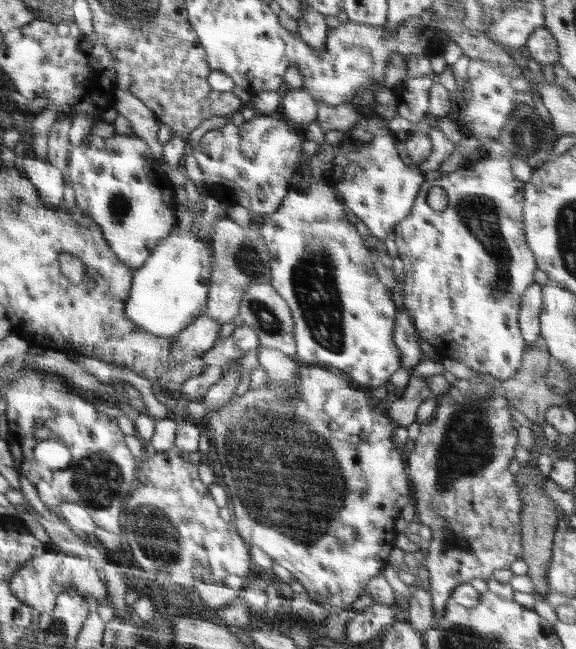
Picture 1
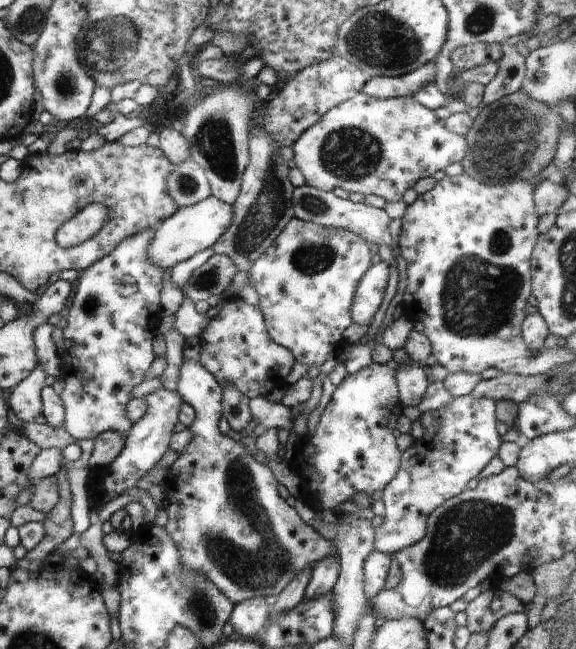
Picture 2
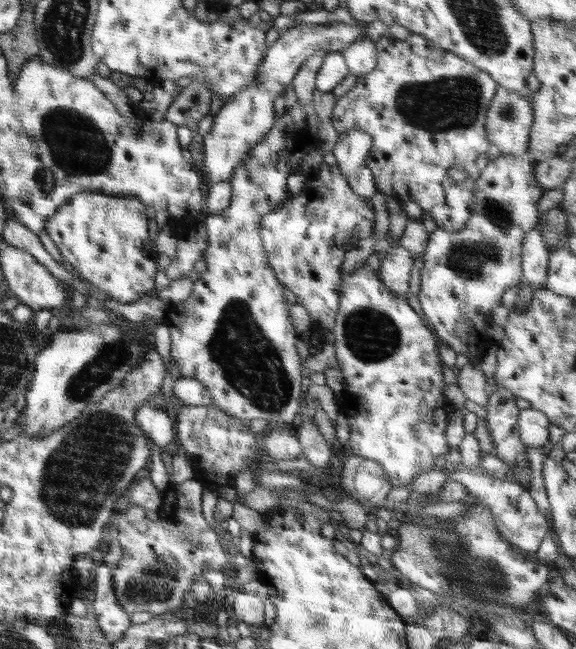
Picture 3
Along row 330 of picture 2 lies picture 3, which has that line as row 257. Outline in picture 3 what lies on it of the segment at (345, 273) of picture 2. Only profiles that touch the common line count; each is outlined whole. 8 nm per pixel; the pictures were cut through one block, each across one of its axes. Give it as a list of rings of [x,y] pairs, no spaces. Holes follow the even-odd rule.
[[[322,164],[317,172],[314,173],[318,176],[318,188],[322,188],[322,190],[318,190],[318,196],[310,196],[308,192],[304,194],[300,193],[300,196],[293,195],[290,199],[284,201],[279,208],[264,216],[263,221],[261,222],[261,227],[259,230],[263,247],[265,248],[269,265],[272,267],[272,270],[276,273],[276,280],[282,284],[282,288],[294,293],[297,297],[297,303],[300,306],[304,306],[310,314],[311,319],[311,327],[308,331],[310,331],[316,338],[319,338],[319,341],[324,344],[325,342],[325,334],[328,329],[332,329],[335,323],[335,316],[338,312],[338,303],[340,300],[340,288],[342,288],[343,280],[340,277],[341,266],[343,262],[343,257],[348,250],[352,250],[358,246],[360,240],[364,240],[367,236],[371,236],[373,224],[374,224],[374,211],[373,211],[373,203],[371,200],[365,200],[361,196],[358,196],[347,183],[347,180],[342,176],[340,169],[337,165]]]

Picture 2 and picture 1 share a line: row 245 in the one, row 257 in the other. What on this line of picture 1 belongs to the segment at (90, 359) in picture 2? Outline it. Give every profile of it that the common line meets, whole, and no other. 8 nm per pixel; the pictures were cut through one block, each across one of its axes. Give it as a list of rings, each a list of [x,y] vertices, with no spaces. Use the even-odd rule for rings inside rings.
[[[91,133],[82,143],[71,150],[65,171],[75,191],[76,207],[83,217],[88,215],[92,221],[102,229],[102,237],[106,239],[110,249],[118,255],[120,261],[130,265],[136,272],[146,262],[152,250],[158,243],[175,228],[176,203],[174,202],[174,188],[165,179],[162,168],[151,154],[147,144],[137,136],[122,137],[117,133],[111,138],[101,138]]]

